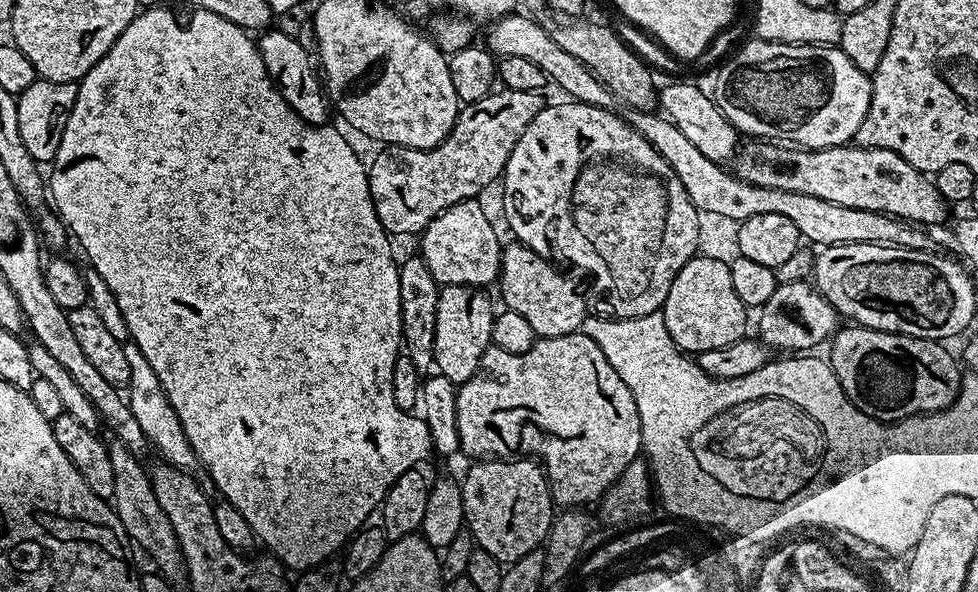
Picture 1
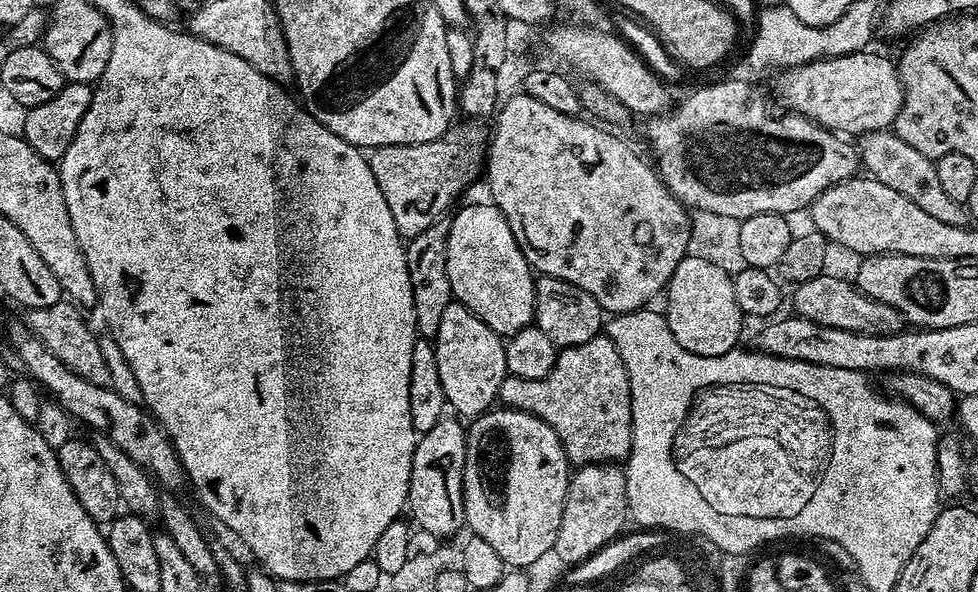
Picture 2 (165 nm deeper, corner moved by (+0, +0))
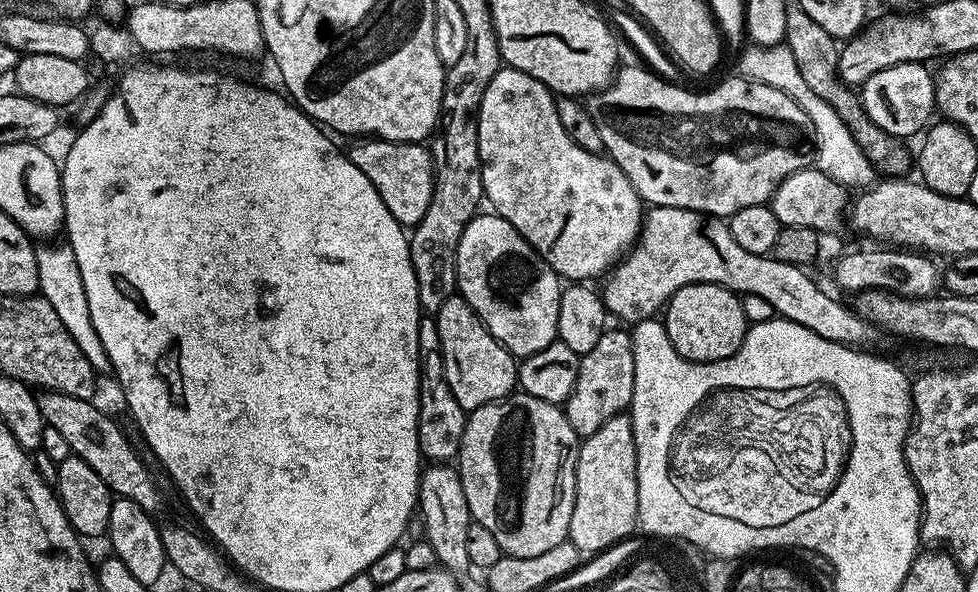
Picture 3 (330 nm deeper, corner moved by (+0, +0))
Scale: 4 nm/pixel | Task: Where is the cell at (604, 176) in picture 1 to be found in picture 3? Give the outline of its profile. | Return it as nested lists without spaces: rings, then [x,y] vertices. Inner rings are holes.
[[[501,66],[494,74],[494,78],[490,78],[490,86],[486,86],[486,94],[482,94],[480,113],[476,115],[476,121],[478,122],[478,154],[482,170],[482,186],[487,203],[492,203],[491,211],[495,215],[506,218],[506,222],[510,222],[510,226],[514,226],[514,230],[518,230],[518,234],[522,234],[522,238],[530,242],[532,249],[555,270],[557,276],[565,281],[592,282],[595,276],[603,277],[605,273],[615,268],[625,253],[636,243],[636,238],[640,234],[640,225],[644,222],[645,205],[640,195],[634,190],[630,178],[626,178],[626,174],[612,159],[582,150],[582,146],[578,146],[578,142],[574,142],[570,134],[562,130],[562,122],[558,122],[558,110],[553,92],[545,84],[538,82],[538,78],[530,78],[530,74],[517,68]]]

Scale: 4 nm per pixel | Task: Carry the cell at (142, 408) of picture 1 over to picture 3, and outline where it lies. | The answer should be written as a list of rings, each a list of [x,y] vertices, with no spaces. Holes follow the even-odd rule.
[[[67,243],[49,244],[52,244],[49,248],[40,246],[36,249],[39,295],[43,296],[46,302],[50,302],[50,306],[54,306],[54,314],[62,318],[62,326],[70,330],[70,338],[78,342],[78,347],[82,354],[86,354],[90,366],[95,368],[97,373],[111,373],[112,363],[106,354],[106,346],[102,346],[102,338],[98,338],[98,330],[94,330],[94,322],[90,322],[90,302],[86,302],[86,286],[82,282],[82,270],[78,270],[78,258],[74,258],[74,250],[69,248]]]

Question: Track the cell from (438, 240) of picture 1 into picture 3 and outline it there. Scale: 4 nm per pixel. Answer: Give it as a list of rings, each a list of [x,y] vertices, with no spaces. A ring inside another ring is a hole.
[[[478,214],[465,228],[462,230],[462,238],[458,242],[458,262],[456,263],[456,286],[459,295],[463,296],[471,308],[478,314],[478,318],[486,326],[486,330],[490,330],[490,334],[499,342],[505,350],[511,352],[517,358],[523,358],[530,354],[538,354],[538,350],[546,350],[546,346],[550,346],[557,340],[556,331],[558,330],[558,302],[562,291],[561,277],[557,276],[555,270],[549,266],[535,250],[530,246],[530,242],[526,242],[526,238],[522,238],[522,234],[518,234],[518,230],[514,230],[514,226],[510,226],[510,222],[506,222],[506,218],[495,214]]]

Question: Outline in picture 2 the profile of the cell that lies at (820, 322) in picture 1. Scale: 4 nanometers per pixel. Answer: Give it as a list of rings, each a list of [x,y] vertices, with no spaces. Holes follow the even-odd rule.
[[[820,275],[795,285],[793,292],[796,292],[792,296],[792,304],[796,307],[793,308],[795,315],[804,316],[822,326],[834,326],[838,330],[875,336],[889,336],[905,331],[906,321],[898,314],[898,310],[894,310],[894,306],[886,306],[886,302],[870,298],[847,279]]]

